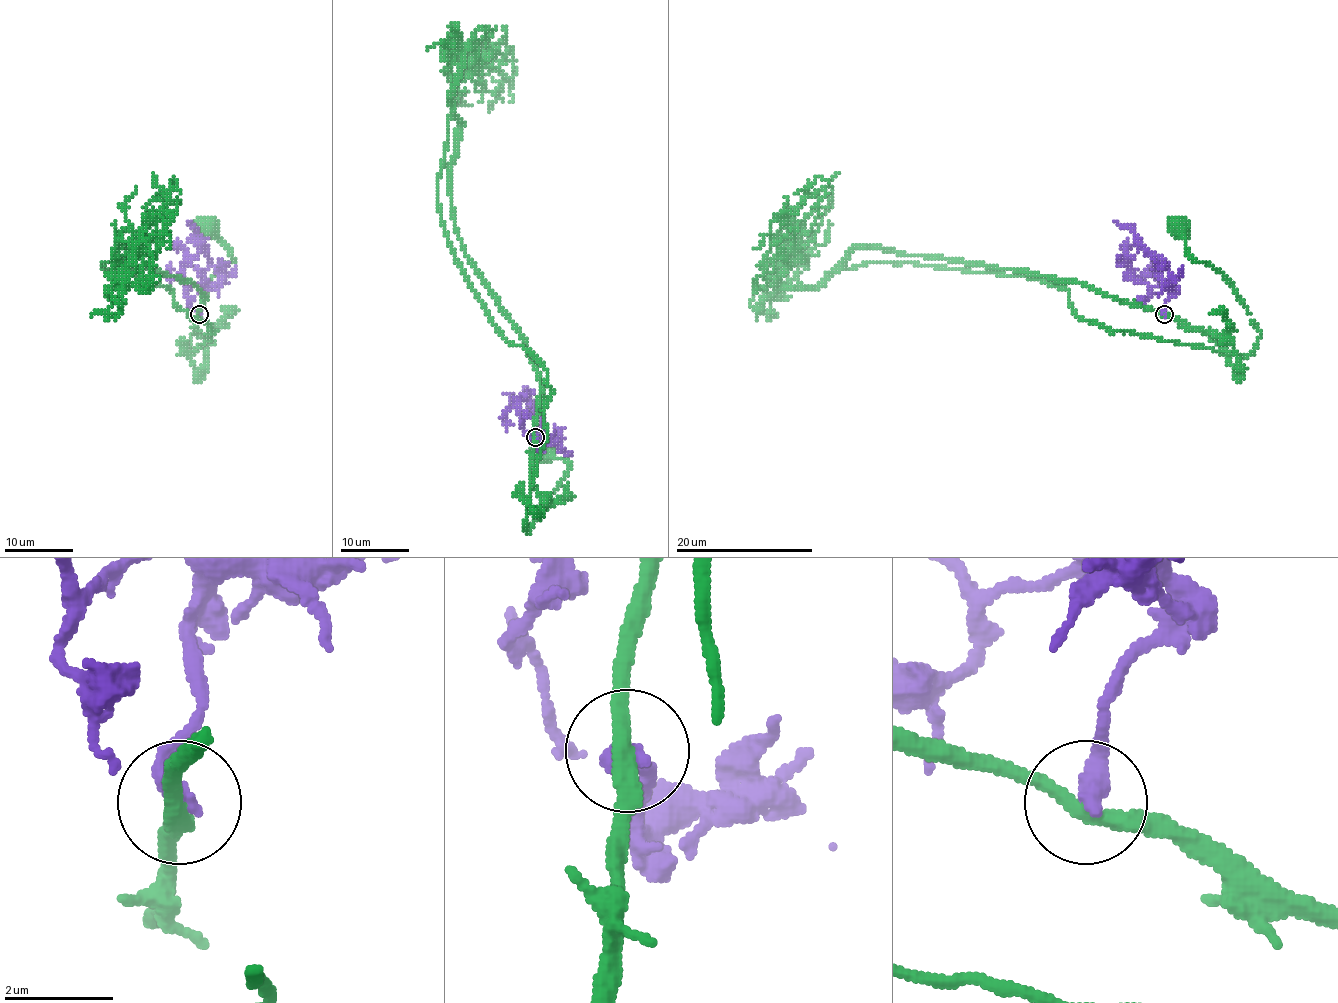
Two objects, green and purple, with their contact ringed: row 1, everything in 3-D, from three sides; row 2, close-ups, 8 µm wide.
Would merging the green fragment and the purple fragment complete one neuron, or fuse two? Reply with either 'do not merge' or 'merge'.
do not merge

